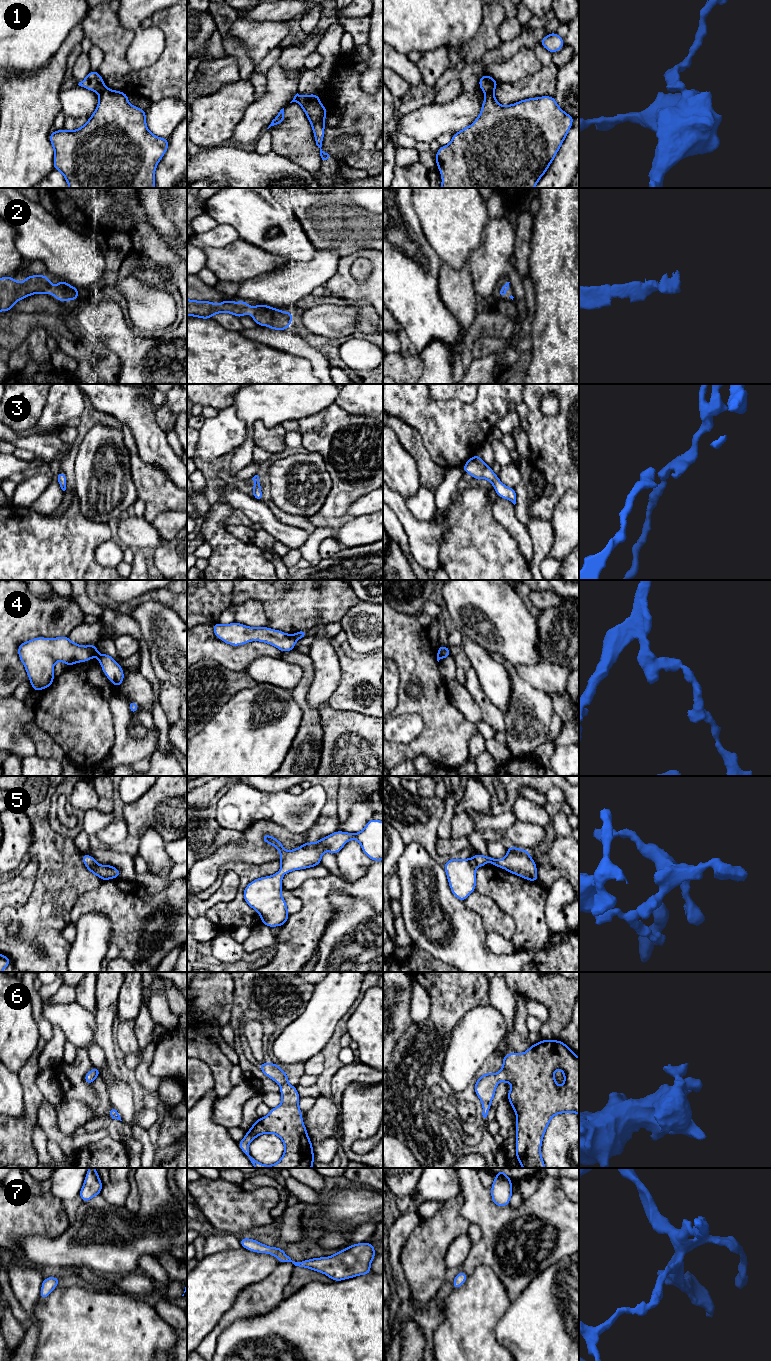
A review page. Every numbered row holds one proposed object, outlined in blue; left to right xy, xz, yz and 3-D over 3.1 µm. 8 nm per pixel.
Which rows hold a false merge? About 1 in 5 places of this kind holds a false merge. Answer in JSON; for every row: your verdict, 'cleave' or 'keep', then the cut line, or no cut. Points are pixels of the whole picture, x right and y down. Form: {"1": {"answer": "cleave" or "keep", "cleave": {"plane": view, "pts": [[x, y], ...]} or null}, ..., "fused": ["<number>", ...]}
{"1": {"answer": "cleave", "cleave": {"plane": "yz", "pts": [[493, 91], [485, 93]]}}, "2": {"answer": "keep", "cleave": null}, "3": {"answer": "keep", "cleave": null}, "4": {"answer": "cleave", "cleave": {"plane": "xz", "pts": [[293, 635], [297, 638]]}}, "5": {"answer": "keep", "cleave": null}, "6": {"answer": "keep", "cleave": null}, "7": {"answer": "keep", "cleave": null}, "fused": ["1", "4"]}

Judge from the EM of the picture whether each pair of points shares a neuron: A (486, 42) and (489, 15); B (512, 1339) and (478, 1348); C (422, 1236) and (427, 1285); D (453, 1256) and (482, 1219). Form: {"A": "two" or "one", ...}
{"A": "one", "B": "two", "C": "one", "D": "two"}

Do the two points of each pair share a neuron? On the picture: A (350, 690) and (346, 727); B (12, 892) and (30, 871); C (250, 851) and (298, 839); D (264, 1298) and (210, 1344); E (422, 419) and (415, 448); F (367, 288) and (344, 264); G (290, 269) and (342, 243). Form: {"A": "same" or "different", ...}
{"A": "different", "B": "same", "C": "same", "D": "same", "E": "different", "F": "same", "G": "different"}

